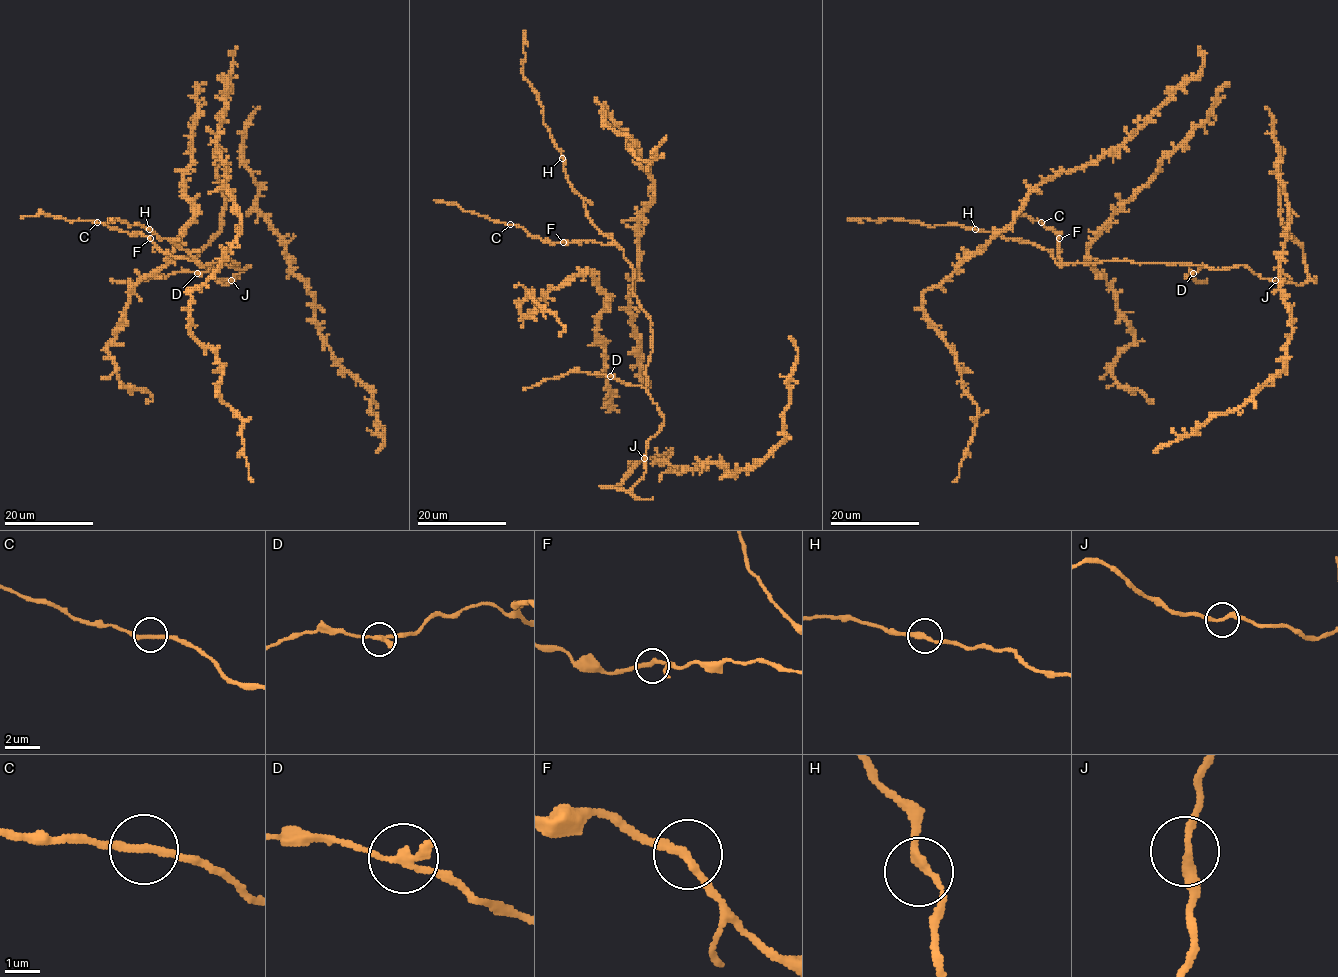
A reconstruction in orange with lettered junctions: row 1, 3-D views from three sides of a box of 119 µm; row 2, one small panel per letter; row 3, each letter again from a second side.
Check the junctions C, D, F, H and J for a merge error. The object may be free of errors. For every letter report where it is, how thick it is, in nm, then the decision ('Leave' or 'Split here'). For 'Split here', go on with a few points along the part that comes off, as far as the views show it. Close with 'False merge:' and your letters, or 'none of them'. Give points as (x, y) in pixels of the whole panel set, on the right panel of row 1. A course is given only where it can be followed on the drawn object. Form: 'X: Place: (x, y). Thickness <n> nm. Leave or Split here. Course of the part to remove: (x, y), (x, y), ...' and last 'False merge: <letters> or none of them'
C: Place: (1041, 222). Thickness 240 nm. Leave
D: Place: (1193, 273). Thickness 240 nm. Leave
F: Place: (1059, 238). Thickness 240 nm. Leave
H: Place: (975, 229). Thickness 220 nm. Leave
J: Place: (1275, 280). Thickness 240 nm. Leave
False merge: none of them

